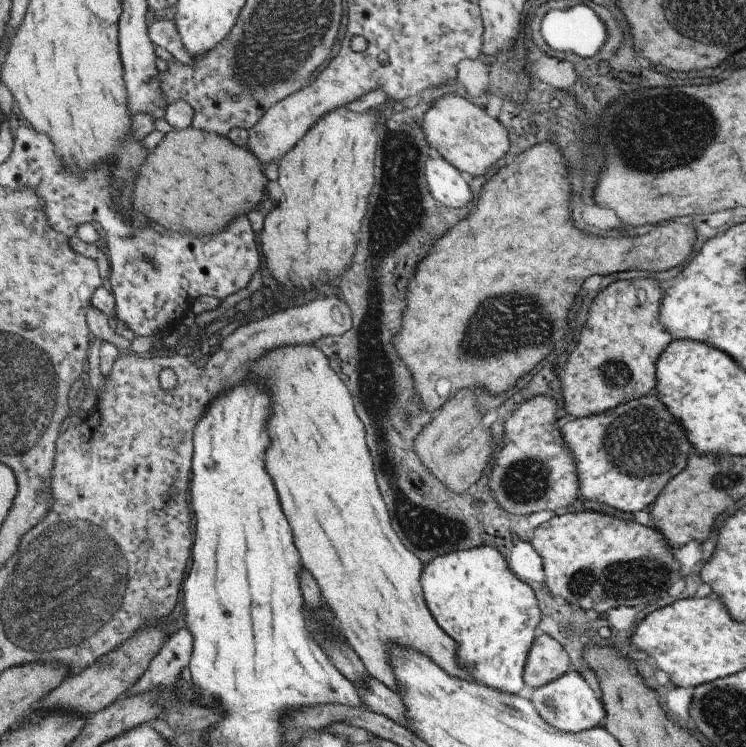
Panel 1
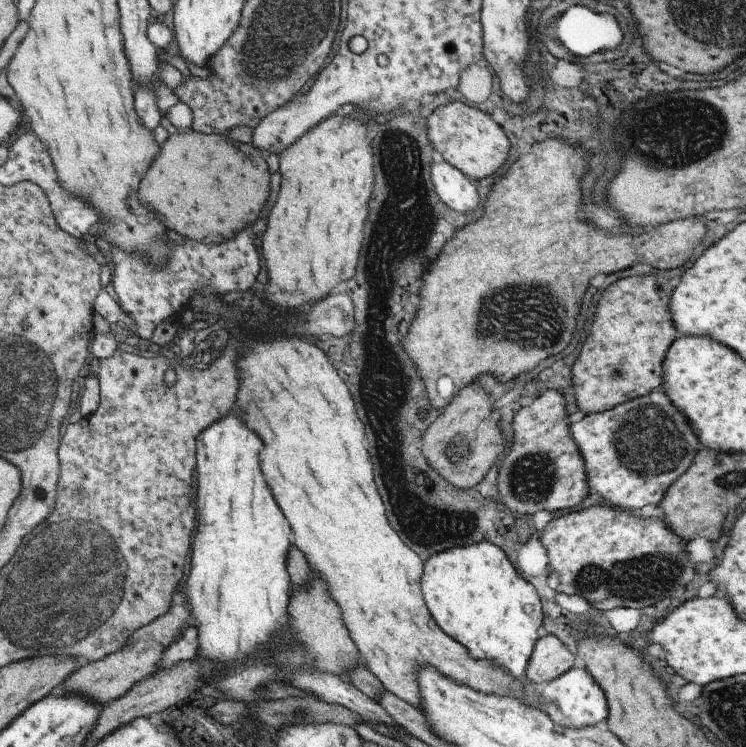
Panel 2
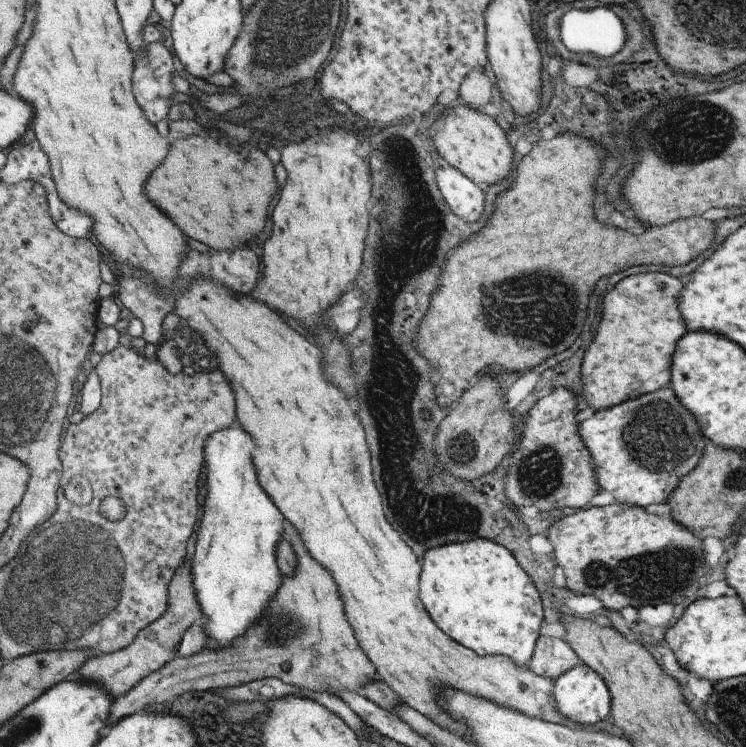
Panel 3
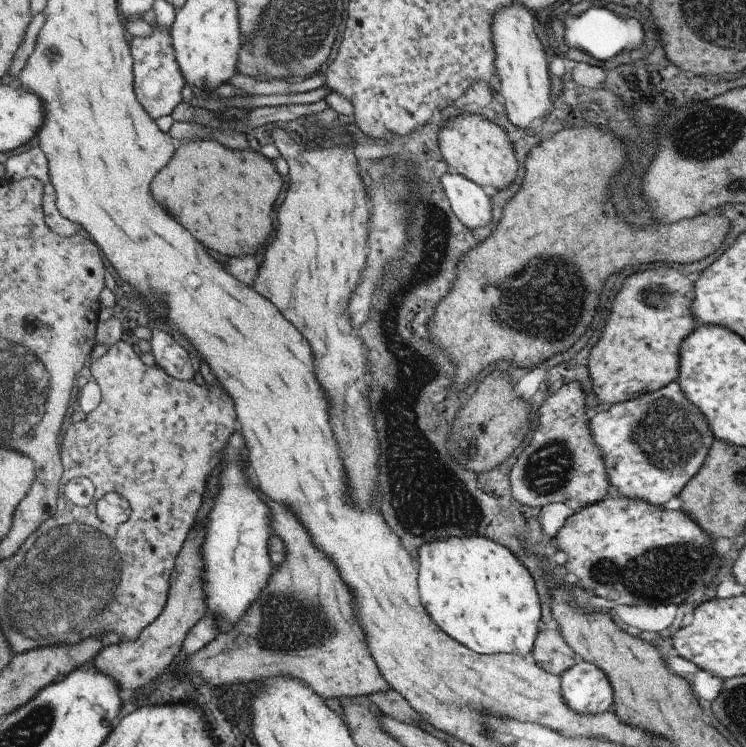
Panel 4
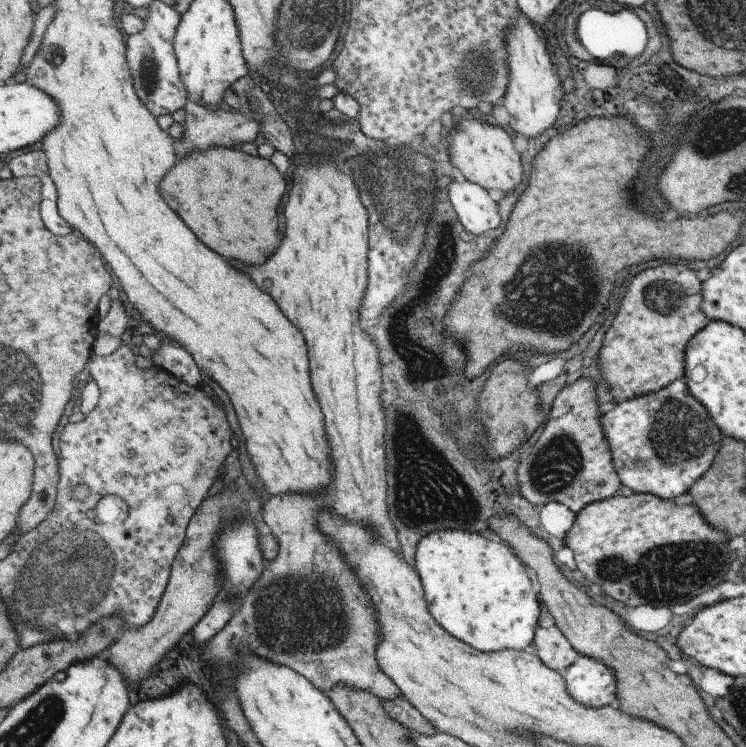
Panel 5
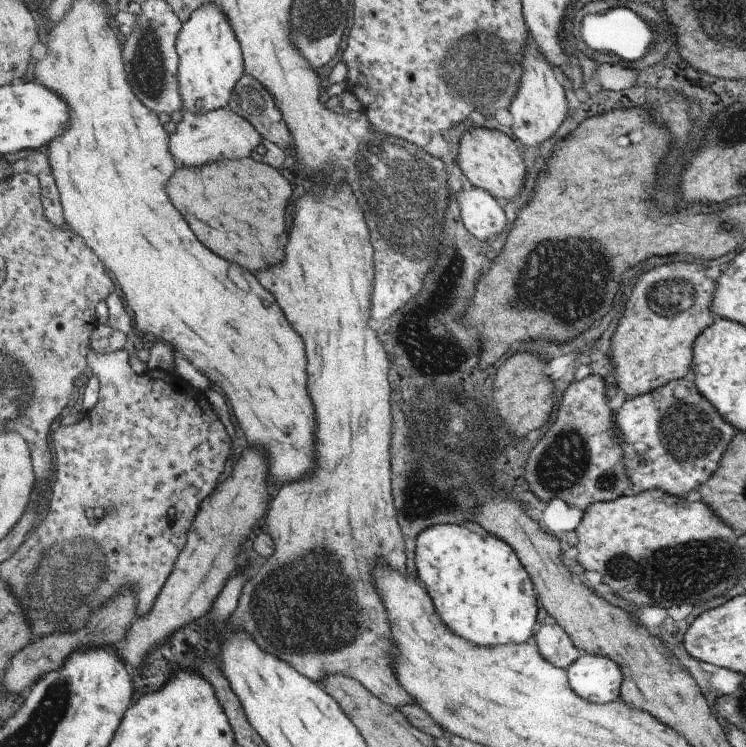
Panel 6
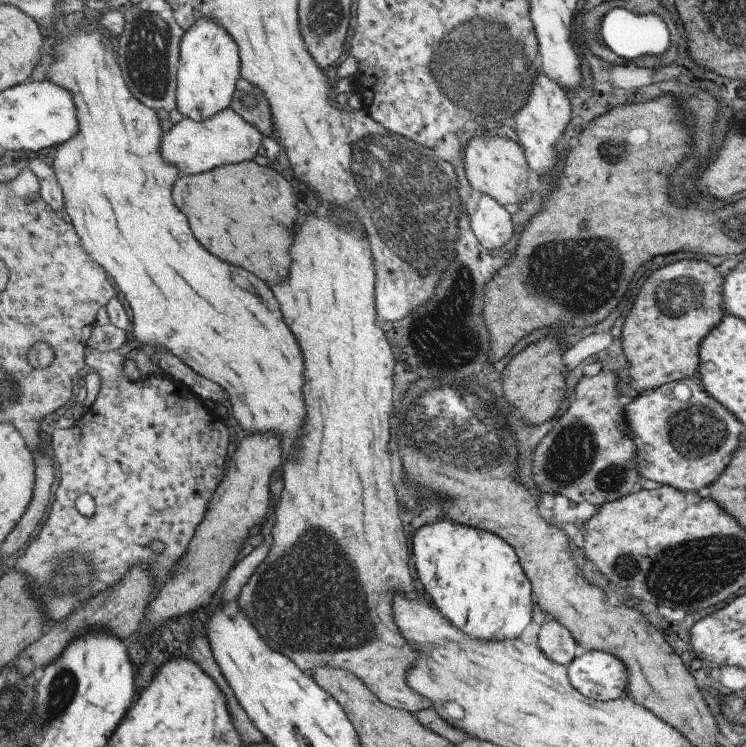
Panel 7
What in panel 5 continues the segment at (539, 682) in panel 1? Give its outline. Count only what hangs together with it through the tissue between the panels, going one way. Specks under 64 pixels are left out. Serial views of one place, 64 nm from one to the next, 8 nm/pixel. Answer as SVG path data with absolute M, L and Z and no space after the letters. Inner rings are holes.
M556 624L548 628L539 627L533 646L547 666L562 672L580 656Z

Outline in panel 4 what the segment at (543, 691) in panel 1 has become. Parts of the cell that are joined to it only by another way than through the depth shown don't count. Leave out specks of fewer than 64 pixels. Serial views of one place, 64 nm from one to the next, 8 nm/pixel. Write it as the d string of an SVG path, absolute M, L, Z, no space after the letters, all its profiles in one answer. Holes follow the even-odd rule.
M579 660L562 674L562 691L570 709L597 714L613 709L613 690L607 674L593 663Z

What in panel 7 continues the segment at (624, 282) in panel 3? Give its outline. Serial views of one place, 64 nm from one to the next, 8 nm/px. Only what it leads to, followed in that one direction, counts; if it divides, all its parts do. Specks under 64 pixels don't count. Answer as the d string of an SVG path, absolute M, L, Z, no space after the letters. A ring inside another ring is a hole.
M683 259L658 268L643 282L631 311L624 318L621 330L621 350L629 367L630 388L637 393L650 391L665 383L688 379L696 374L698 350L702 340L724 315L722 294L725 277L715 267L712 261Z

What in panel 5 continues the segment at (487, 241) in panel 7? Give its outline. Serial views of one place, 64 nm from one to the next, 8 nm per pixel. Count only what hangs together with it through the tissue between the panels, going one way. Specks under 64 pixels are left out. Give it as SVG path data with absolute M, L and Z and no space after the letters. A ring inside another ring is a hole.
M467 180L450 184L450 197L460 221L477 236L501 226L501 212L493 193Z

